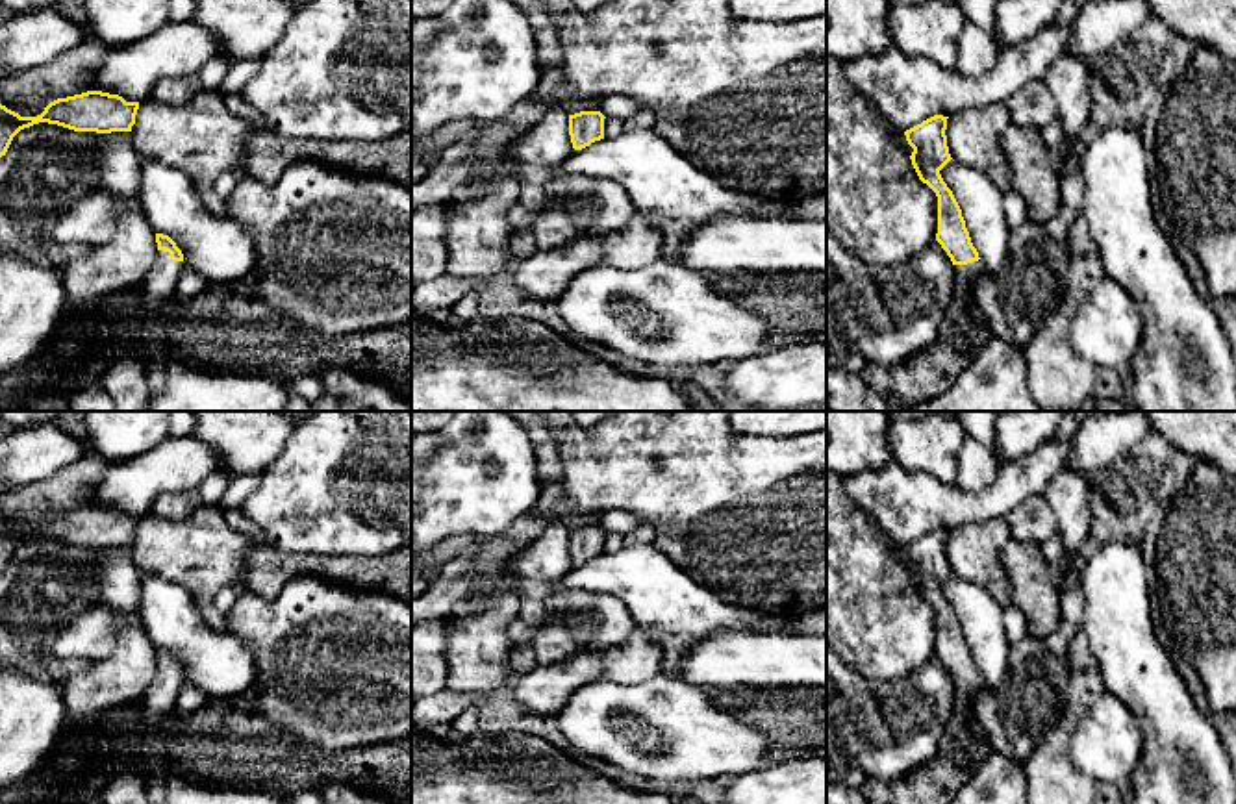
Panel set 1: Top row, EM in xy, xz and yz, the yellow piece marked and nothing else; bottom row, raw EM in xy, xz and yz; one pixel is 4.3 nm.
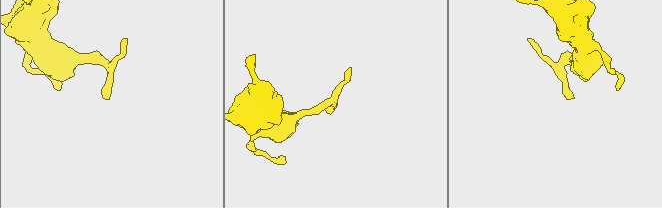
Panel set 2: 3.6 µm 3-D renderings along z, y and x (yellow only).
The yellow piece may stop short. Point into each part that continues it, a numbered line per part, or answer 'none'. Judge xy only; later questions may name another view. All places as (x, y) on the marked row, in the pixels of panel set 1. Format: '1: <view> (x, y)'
1: xy (158, 286)

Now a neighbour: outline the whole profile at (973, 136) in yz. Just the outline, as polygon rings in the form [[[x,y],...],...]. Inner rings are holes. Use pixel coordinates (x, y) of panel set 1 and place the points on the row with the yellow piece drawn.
[[[999,102],[952,113],[945,130],[952,161],[986,174],[1001,193],[1012,189],[1012,169],[1001,146],[1010,124],[1006,106]]]

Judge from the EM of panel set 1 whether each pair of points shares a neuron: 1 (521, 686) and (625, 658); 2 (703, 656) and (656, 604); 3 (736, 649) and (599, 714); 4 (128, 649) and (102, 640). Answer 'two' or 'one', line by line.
1: one
2: two
3: two
4: two

